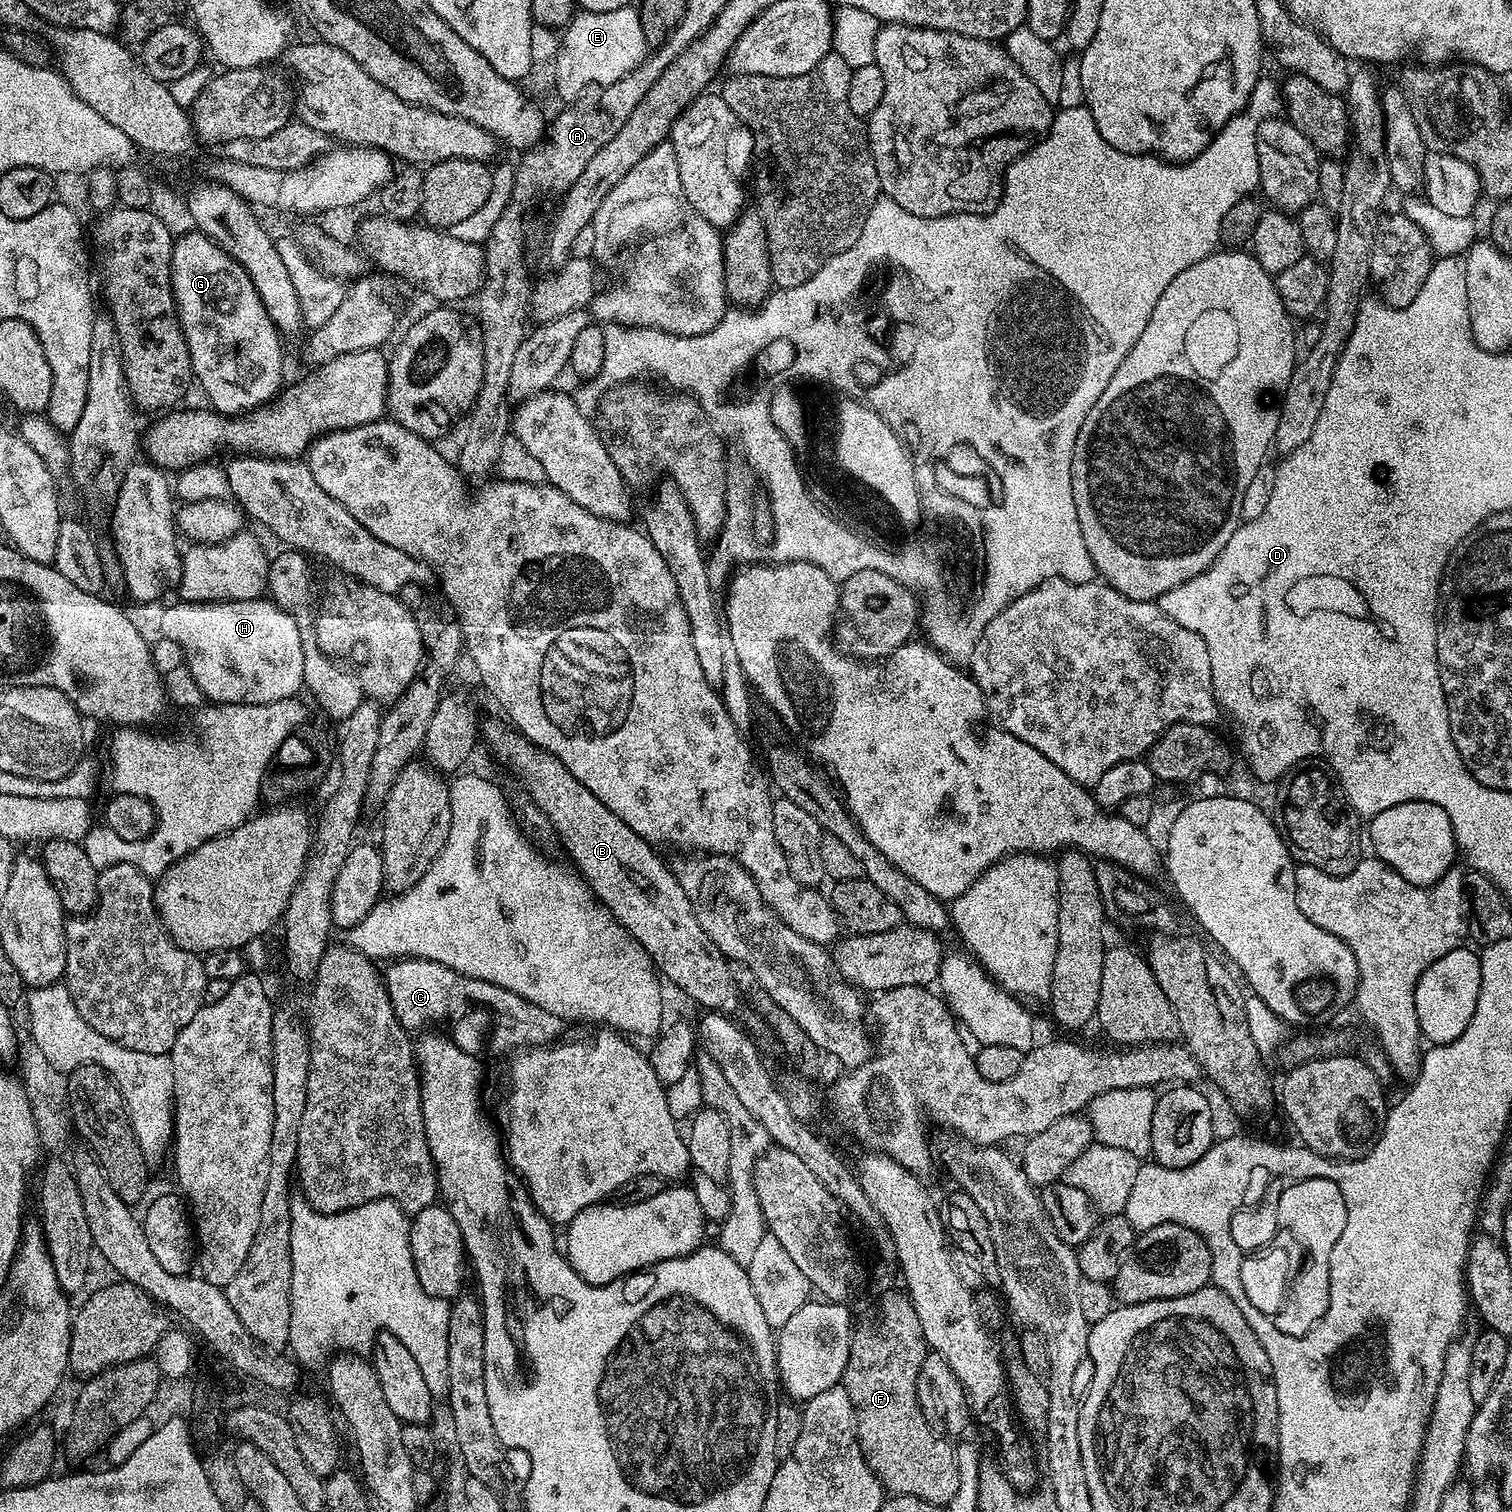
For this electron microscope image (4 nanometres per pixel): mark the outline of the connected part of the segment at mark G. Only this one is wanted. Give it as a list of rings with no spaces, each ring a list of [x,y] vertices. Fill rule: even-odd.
[[[189,230],[185,236],[177,235],[172,246],[172,293],[176,299],[176,314],[180,317],[180,328],[184,331],[184,337],[188,343],[188,349],[190,350],[192,375],[195,383],[197,385],[200,383],[200,388],[204,391],[205,398],[209,400],[205,401],[207,401],[215,411],[220,412],[224,416],[238,416],[254,412],[257,408],[261,408],[261,406],[268,403],[268,401],[275,400],[278,393],[281,391],[282,385],[285,383],[284,352],[280,349],[282,336],[270,322],[270,318],[266,314],[266,310],[262,306],[262,302],[258,298],[254,286],[250,282],[250,278],[242,270],[242,266],[240,264],[235,264],[209,236],[204,236],[195,230]]]

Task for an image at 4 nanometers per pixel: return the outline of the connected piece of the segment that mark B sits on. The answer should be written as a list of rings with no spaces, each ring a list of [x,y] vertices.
[[[485,723],[482,728],[483,739],[485,736],[492,743],[497,758],[524,783],[524,788],[532,795],[537,810],[552,823],[553,830],[560,835],[569,858],[576,863],[577,870],[581,872],[577,873],[591,888],[592,895],[607,908],[612,919],[623,926],[646,950],[657,973],[667,983],[669,980],[678,991],[685,992],[694,1003],[701,1004],[701,1009],[732,1014],[740,1000],[742,1001],[742,996],[736,991],[730,978],[729,961],[720,953],[718,946],[710,942],[706,930],[698,926],[698,918],[690,906],[690,898],[686,898],[686,892],[682,890],[675,871],[664,865],[656,853],[659,851],[653,845],[643,840],[634,830],[630,830],[630,826],[626,826],[626,822],[622,822],[618,814],[602,806],[602,802],[598,802],[598,798],[594,798],[594,794],[590,794],[590,790],[586,790],[586,786],[582,786],[582,782],[578,782],[578,778],[574,778],[574,774],[570,774],[566,766],[562,766],[559,758],[552,756],[545,748],[530,743],[515,728],[504,724]]]

